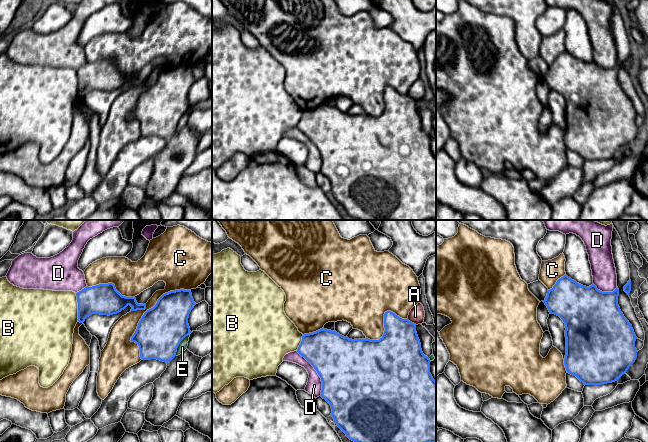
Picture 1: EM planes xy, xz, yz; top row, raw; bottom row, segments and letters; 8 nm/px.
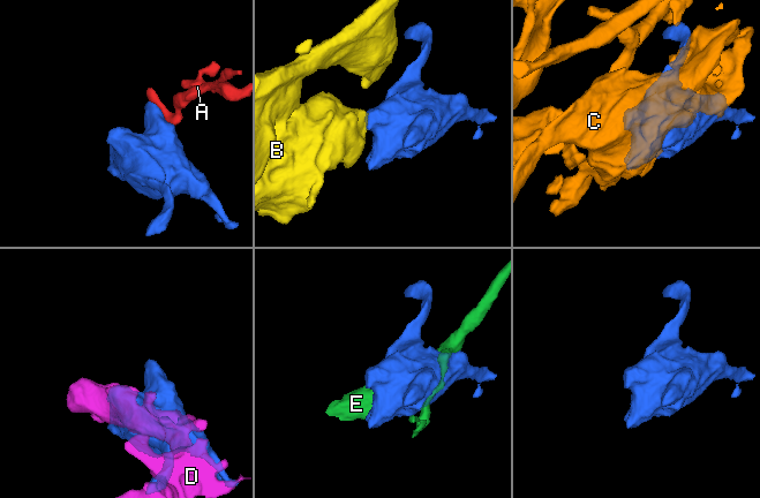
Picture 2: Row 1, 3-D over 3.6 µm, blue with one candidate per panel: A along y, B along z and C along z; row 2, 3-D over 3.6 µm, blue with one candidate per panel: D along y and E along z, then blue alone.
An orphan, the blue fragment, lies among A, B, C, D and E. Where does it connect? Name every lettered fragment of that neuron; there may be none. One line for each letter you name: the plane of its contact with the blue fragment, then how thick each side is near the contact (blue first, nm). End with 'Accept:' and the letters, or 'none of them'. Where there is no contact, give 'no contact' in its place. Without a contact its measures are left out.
Accept: none of them

